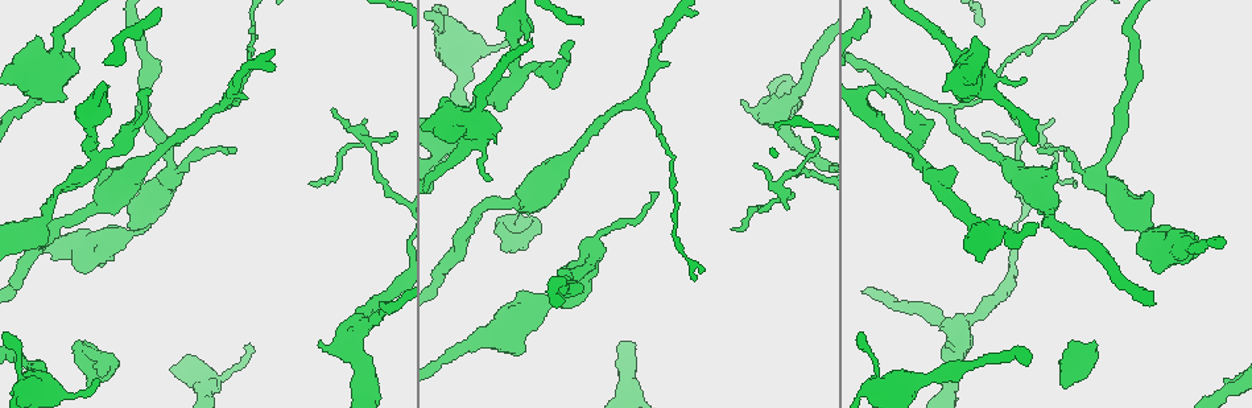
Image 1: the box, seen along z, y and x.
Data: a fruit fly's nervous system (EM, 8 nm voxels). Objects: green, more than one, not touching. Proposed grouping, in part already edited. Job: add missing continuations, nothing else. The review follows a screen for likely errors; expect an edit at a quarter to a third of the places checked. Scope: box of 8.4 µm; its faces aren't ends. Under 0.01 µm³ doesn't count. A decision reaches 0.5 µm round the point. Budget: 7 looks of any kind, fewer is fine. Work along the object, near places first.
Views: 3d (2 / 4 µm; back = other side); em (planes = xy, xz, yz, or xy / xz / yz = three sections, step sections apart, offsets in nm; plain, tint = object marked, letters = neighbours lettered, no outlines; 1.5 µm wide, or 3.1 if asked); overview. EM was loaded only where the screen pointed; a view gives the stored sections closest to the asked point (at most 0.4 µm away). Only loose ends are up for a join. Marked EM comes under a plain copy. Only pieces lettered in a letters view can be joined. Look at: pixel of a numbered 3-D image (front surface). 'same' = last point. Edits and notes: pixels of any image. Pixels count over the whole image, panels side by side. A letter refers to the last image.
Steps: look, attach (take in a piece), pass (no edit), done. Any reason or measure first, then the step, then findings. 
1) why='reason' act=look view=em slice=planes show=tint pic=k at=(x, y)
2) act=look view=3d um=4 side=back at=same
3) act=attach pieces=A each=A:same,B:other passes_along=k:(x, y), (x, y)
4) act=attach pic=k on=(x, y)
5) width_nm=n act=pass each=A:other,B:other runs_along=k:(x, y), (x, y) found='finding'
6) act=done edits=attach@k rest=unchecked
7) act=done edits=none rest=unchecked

why='thin end' act=look view=3d um=2 pic=1 at=(335, 108)

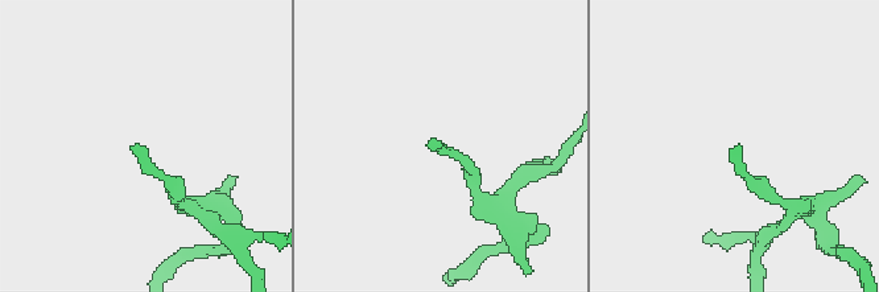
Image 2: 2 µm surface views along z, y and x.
why='now the EM' act=look view=em slice=xz step=4 show=tint pic=2 at=(736, 149)

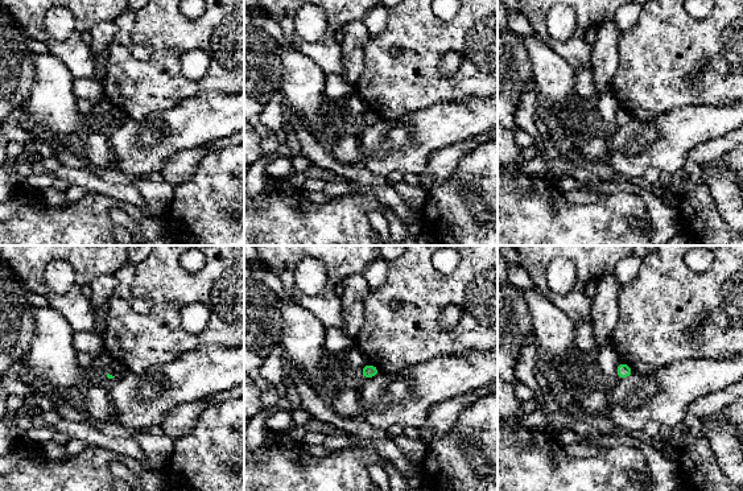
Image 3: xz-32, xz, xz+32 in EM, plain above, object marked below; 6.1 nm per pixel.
act=look view=em slice=planes show=letters at=same

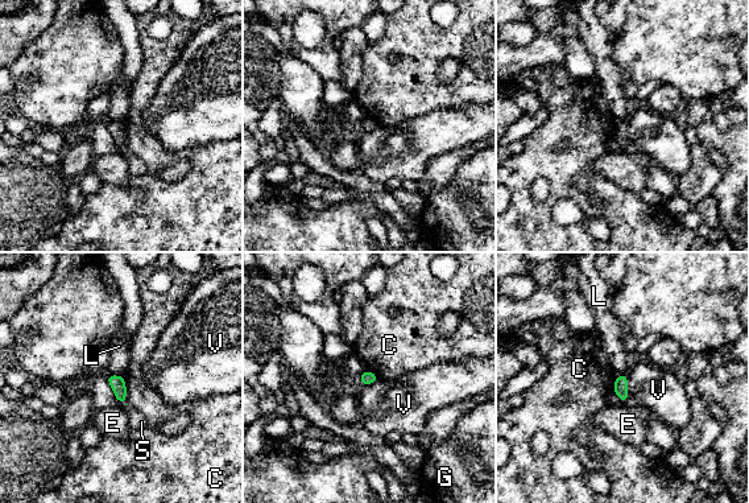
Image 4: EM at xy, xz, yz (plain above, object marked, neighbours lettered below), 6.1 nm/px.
act=pass each=C:other,E:other,G:other,L:other,S:other,V:other border=4:(107, 374), (123, 376) found='no lettered piece goes on from it'

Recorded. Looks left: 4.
why='an open end' act=look view=em slice=planes show=tint pic=1 at=(97, 379)

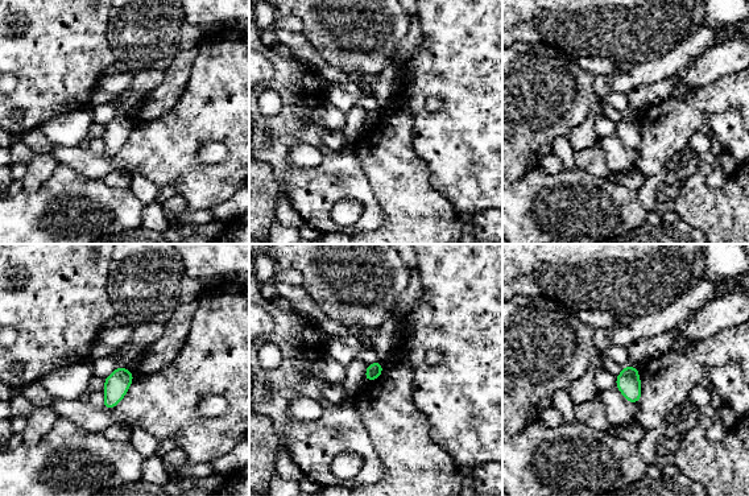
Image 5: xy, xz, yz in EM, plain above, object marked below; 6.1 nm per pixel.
act=look view=em slice=planes show=letters at=same

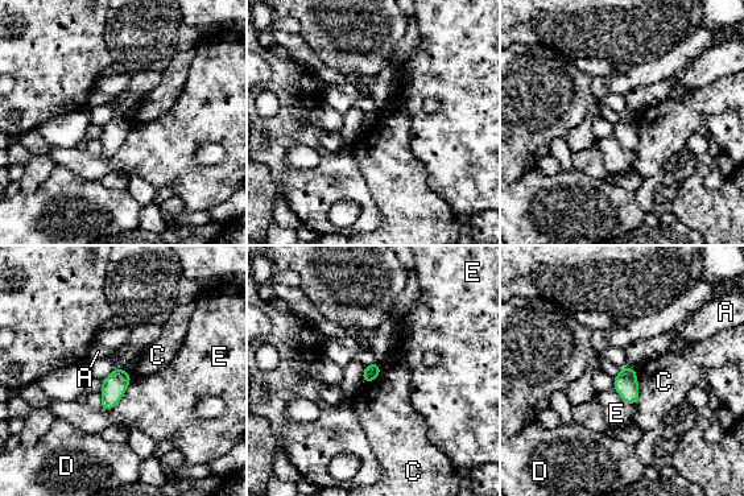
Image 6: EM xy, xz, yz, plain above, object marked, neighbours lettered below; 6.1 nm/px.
act=pass each=A:other,C:other,D:other,E:other border=6:(635, 371), (639, 392), (637, 402) found='no lettered piece goes on from it'

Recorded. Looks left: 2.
why='free end' act=look view=em slice=planes show=letters pic=1 at=(974, 37)

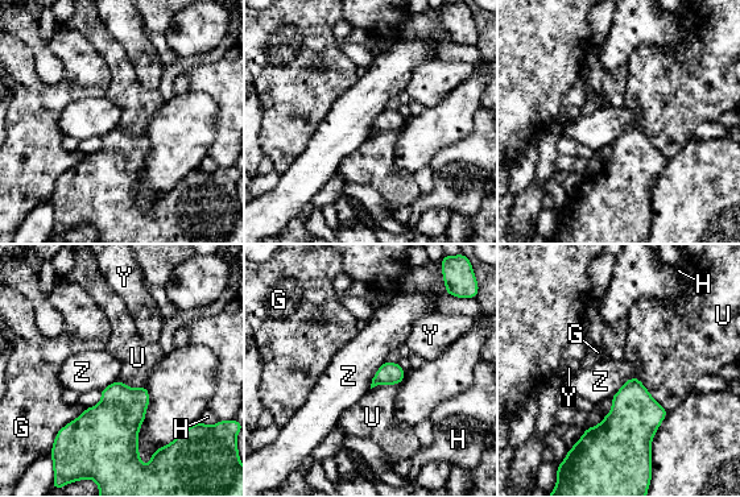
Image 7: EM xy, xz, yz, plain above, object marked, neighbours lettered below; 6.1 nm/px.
act=pass each=G:other,H:other,U:other,Y:other,Z:other border=7:(636, 376), (631, 377), (611, 398) found='none of them fits'

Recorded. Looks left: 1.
act=done edits=none rest=unchecked

